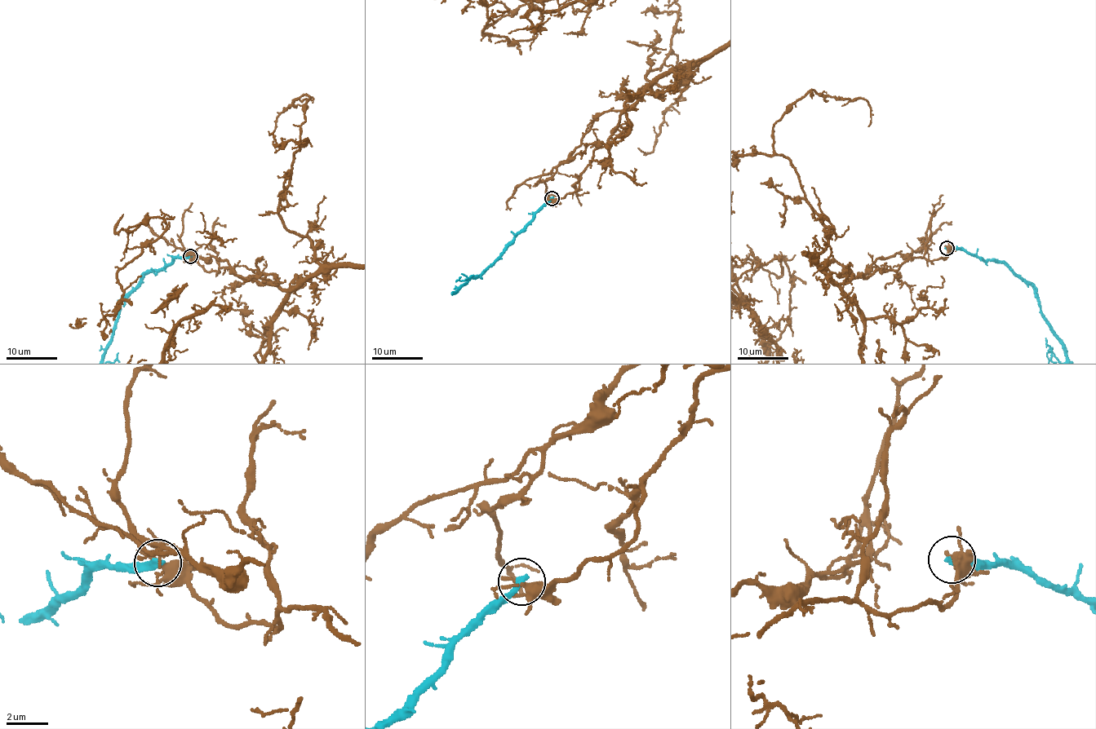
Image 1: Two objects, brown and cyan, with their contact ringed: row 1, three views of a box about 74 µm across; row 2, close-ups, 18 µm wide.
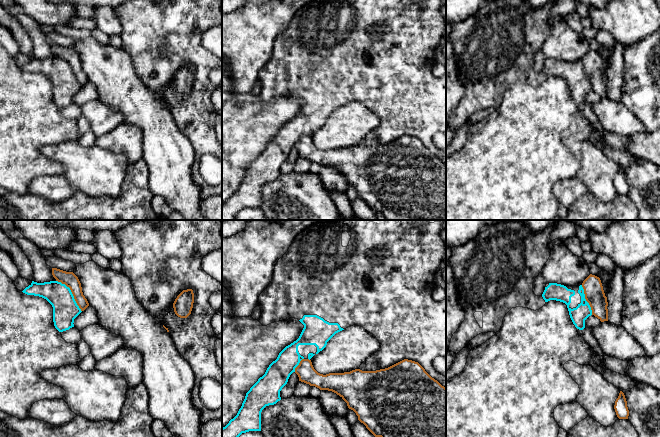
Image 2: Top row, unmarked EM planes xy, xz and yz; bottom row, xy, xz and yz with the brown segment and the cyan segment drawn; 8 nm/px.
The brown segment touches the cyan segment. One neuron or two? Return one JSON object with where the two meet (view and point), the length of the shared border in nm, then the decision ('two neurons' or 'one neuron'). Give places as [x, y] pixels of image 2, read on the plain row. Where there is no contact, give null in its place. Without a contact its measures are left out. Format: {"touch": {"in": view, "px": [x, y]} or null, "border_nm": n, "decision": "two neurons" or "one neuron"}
{"touch": {"in": "xy", "px": [72, 69]}, "border_nm": 320, "decision": "two neurons"}

